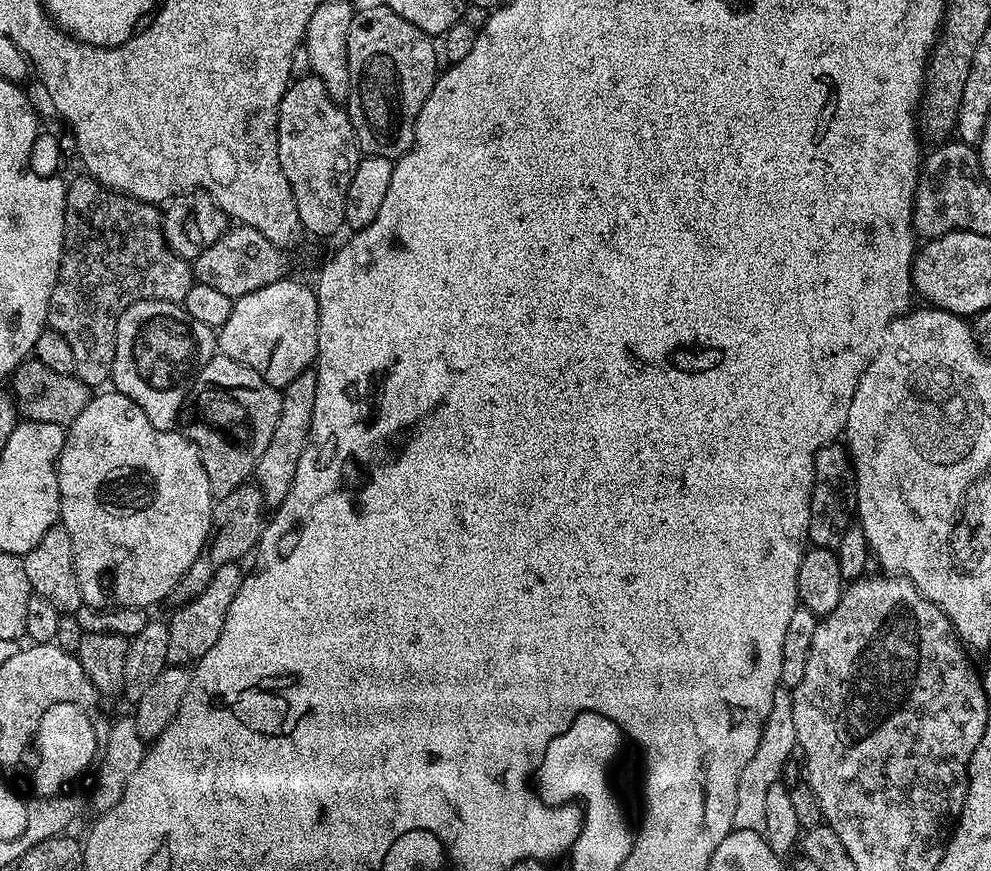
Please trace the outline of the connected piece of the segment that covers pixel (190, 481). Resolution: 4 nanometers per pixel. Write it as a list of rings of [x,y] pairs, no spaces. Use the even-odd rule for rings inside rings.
[[[104,390],[101,394],[93,395],[89,400],[86,410],[78,414],[72,423],[67,425],[64,434],[64,445],[60,451],[60,457],[56,463],[56,477],[58,478],[58,490],[60,491],[60,518],[59,523],[64,525],[64,529],[70,534],[70,542],[74,546],[74,566],[76,567],[76,576],[80,580],[80,590],[85,597],[96,600],[100,596],[100,575],[103,572],[112,572],[112,592],[116,595],[115,603],[122,608],[143,608],[151,609],[151,604],[156,604],[159,600],[167,601],[176,585],[190,570],[194,558],[202,550],[202,546],[212,535],[212,506],[214,497],[210,478],[202,466],[202,458],[198,446],[193,440],[189,440],[183,431],[173,430],[163,432],[154,426],[150,426],[150,418],[142,414],[142,410],[126,394],[115,390]]]

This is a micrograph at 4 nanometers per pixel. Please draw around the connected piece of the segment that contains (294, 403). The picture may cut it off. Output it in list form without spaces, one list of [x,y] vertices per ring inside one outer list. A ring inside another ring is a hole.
[[[312,370],[298,374],[294,382],[282,389],[278,426],[274,426],[270,446],[266,446],[262,458],[258,458],[254,473],[254,483],[264,496],[265,505],[269,509],[275,510],[280,507],[294,482],[294,470],[298,470],[298,458],[302,458],[302,450],[308,441],[314,418],[314,394],[318,394],[318,378]]]

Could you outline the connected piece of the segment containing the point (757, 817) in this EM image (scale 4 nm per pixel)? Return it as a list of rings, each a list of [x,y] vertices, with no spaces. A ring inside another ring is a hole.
[[[777,703],[766,718],[764,733],[758,742],[758,750],[754,754],[754,758],[740,772],[736,805],[734,806],[733,829],[754,830],[763,833],[766,826],[766,793],[770,790],[770,786],[774,786],[781,779],[780,767],[787,762],[788,755],[792,751],[795,753],[797,748],[791,703]]]

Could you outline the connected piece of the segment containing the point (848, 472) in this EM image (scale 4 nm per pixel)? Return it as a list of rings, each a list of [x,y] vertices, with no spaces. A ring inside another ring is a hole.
[[[833,442],[820,448],[814,462],[814,486],[810,494],[809,541],[818,548],[836,549],[846,530],[854,523],[856,511],[856,471],[843,443]]]

